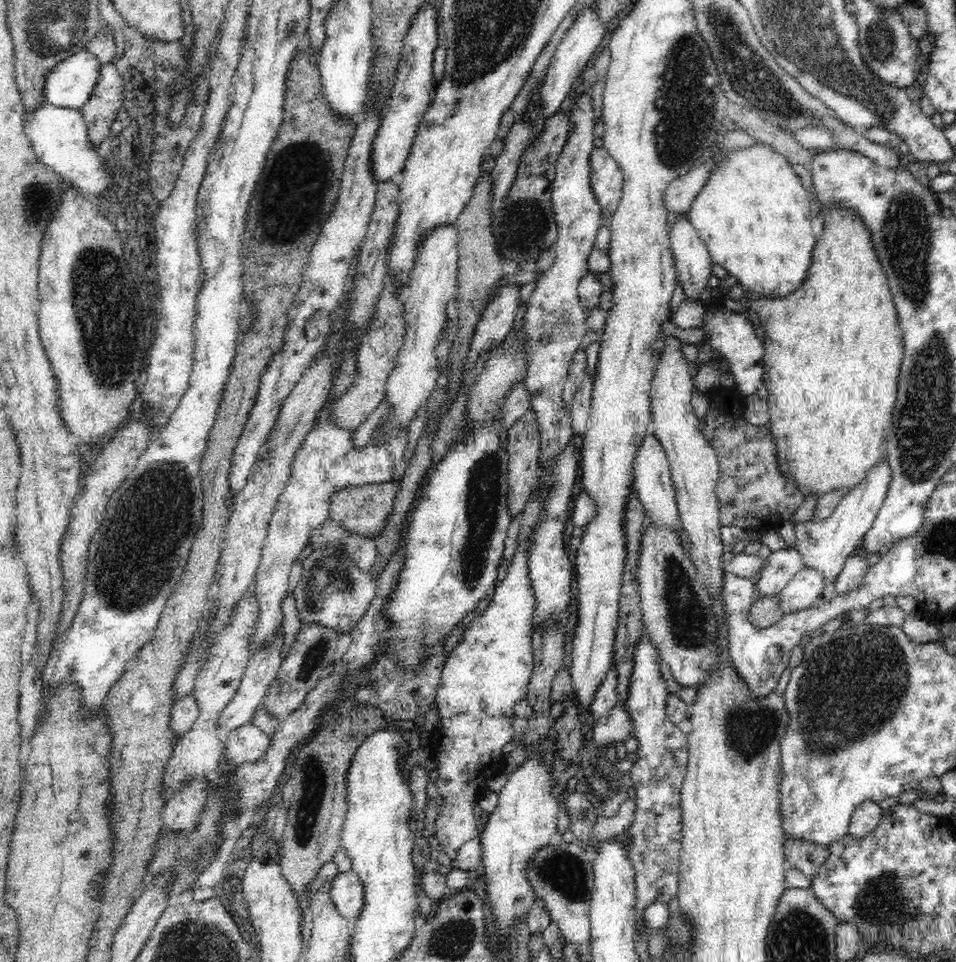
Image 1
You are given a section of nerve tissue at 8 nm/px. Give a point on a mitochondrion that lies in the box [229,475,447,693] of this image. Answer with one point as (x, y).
(331, 575)

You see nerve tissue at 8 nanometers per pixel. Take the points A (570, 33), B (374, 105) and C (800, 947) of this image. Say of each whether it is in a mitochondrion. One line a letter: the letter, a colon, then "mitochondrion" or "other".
A: other
B: other
C: mitochondrion

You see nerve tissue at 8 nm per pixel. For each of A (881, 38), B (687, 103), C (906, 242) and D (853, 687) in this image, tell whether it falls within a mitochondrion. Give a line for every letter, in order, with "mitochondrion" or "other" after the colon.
A: mitochondrion
B: mitochondrion
C: mitochondrion
D: mitochondrion

